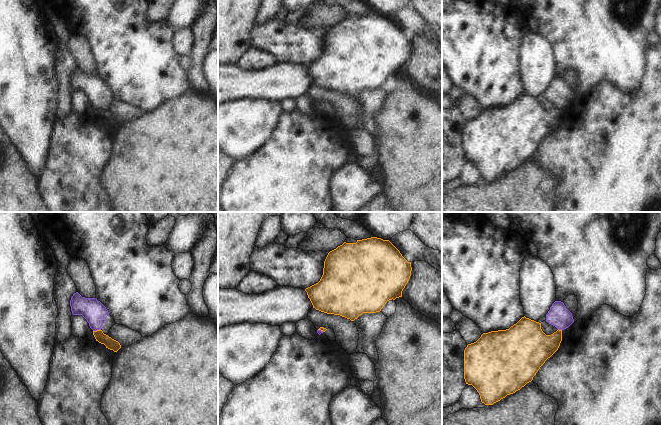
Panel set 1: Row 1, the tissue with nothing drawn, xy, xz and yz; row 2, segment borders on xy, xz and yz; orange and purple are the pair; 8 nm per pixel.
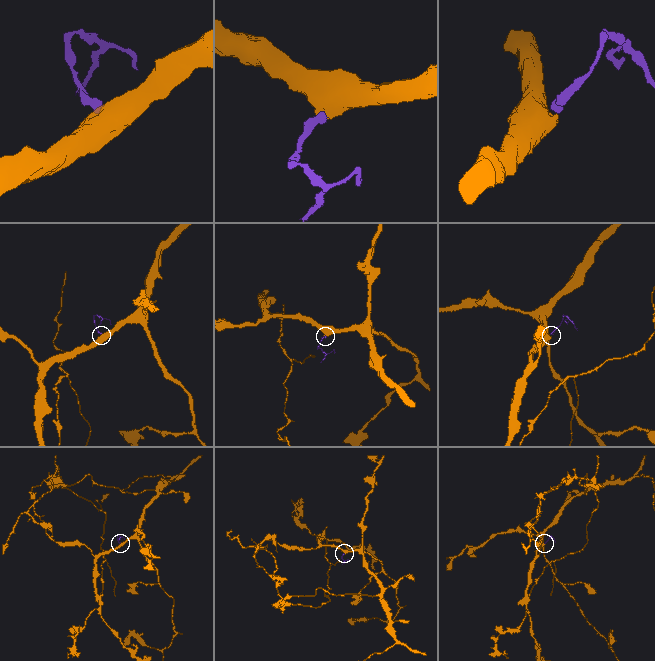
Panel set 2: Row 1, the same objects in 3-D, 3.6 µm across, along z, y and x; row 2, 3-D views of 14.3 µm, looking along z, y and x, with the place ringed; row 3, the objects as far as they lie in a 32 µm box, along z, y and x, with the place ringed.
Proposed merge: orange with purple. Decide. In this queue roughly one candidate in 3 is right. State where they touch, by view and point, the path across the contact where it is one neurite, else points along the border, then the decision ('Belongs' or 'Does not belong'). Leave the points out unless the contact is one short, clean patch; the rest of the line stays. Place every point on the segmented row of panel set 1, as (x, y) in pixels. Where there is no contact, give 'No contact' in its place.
Touches orange at xy (97, 330). Boundary: xy (100, 329), (93, 331). Does not belong.

